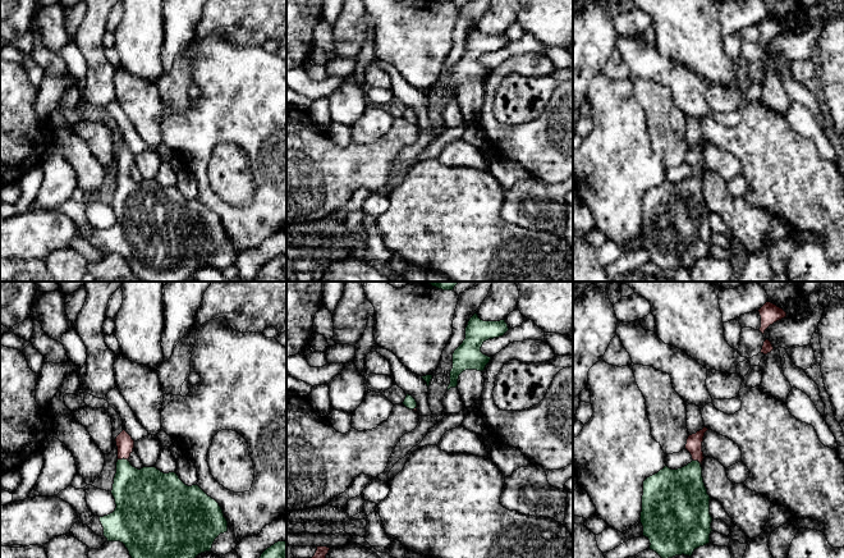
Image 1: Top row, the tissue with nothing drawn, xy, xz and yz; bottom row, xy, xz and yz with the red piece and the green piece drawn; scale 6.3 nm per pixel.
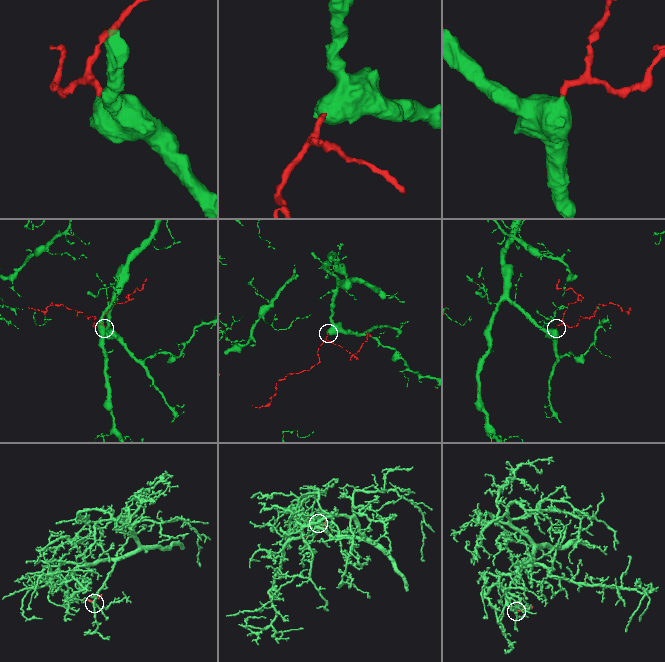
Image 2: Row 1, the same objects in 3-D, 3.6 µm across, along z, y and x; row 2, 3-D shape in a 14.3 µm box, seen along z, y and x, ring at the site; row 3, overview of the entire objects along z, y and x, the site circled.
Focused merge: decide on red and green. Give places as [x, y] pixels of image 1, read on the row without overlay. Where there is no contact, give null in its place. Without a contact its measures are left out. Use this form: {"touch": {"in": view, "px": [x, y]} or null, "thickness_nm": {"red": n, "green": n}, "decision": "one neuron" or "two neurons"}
{"touch": {"in": "xy", "px": [123, 170]}, "thickness_nm": {"red": 110, "green": 300}, "decision": "one neuron"}

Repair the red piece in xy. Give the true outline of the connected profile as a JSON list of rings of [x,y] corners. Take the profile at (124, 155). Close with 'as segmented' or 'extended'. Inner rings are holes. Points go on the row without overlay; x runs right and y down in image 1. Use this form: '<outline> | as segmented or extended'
[[[125,143],[115,155],[118,175],[111,207],[116,221],[107,229],[95,229],[88,241],[107,255],[123,256],[141,282],[188,282],[198,267],[211,265],[215,252],[228,244],[221,220],[198,198],[185,198],[175,186],[133,180],[129,170],[134,154]]] | extended

